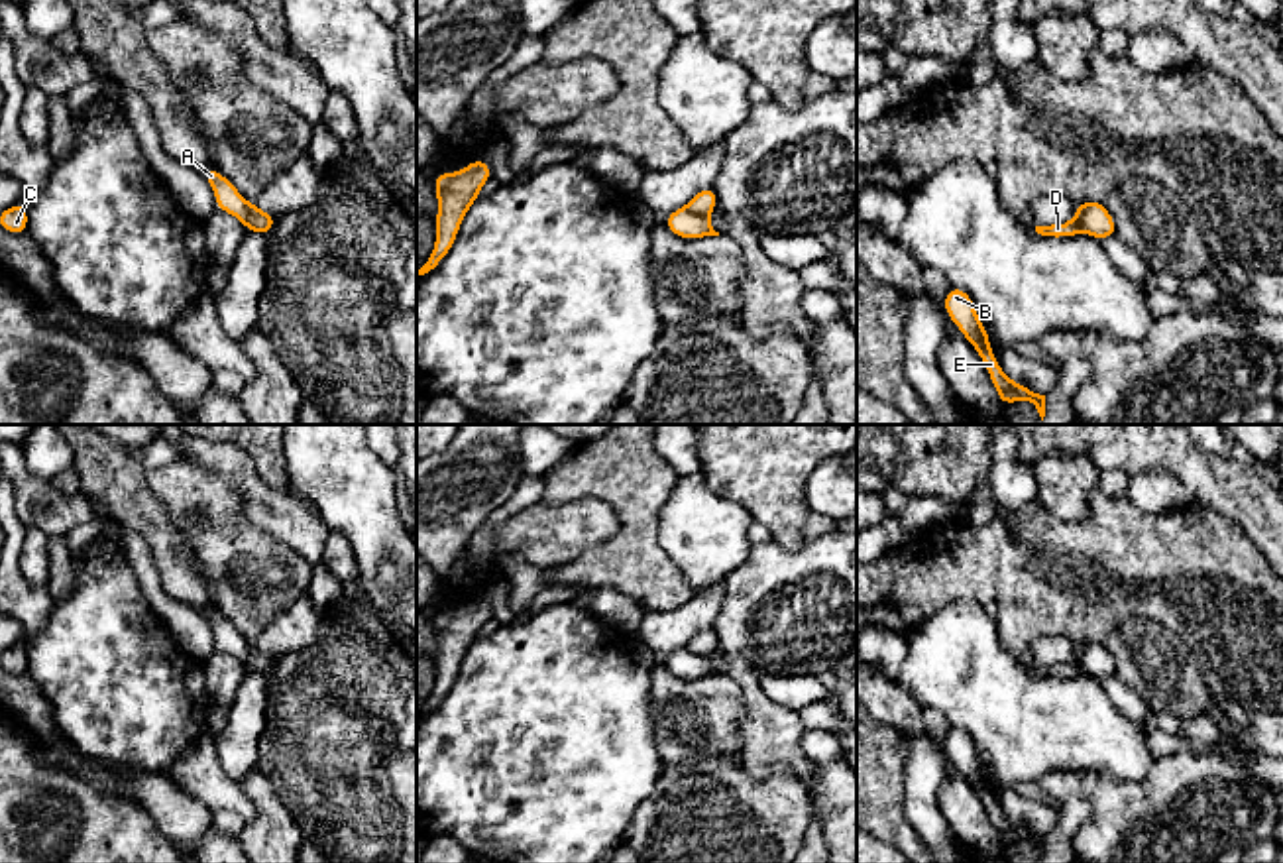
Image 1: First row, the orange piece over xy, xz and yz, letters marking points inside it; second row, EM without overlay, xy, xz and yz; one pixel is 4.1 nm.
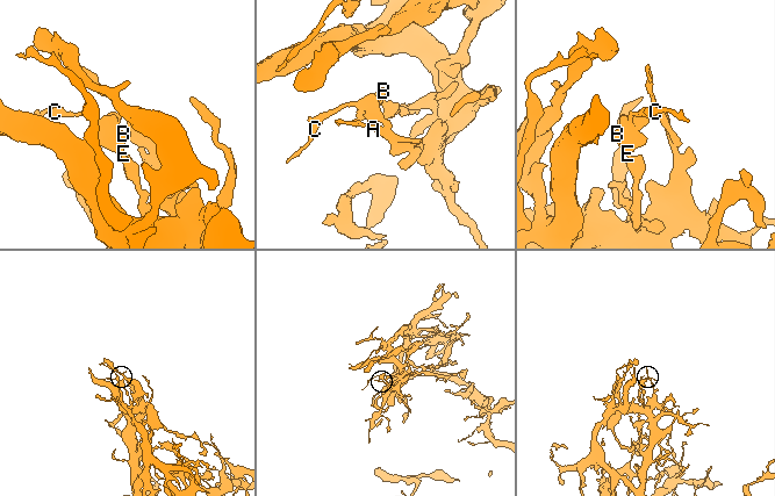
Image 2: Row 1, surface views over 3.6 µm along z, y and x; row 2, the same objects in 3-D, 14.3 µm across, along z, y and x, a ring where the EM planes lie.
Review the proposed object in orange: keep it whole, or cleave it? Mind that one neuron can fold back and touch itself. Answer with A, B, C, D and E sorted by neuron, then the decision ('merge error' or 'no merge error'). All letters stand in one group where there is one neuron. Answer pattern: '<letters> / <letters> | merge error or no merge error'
A / B C D E | merge error

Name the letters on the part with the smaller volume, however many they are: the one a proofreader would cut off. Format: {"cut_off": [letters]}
{"cut_off": ["B", "C", "D", "E"]}

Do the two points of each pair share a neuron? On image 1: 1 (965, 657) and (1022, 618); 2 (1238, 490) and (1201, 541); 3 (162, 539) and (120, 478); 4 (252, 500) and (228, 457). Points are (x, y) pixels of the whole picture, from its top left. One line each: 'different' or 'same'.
1: different
2: different
3: same
4: same

